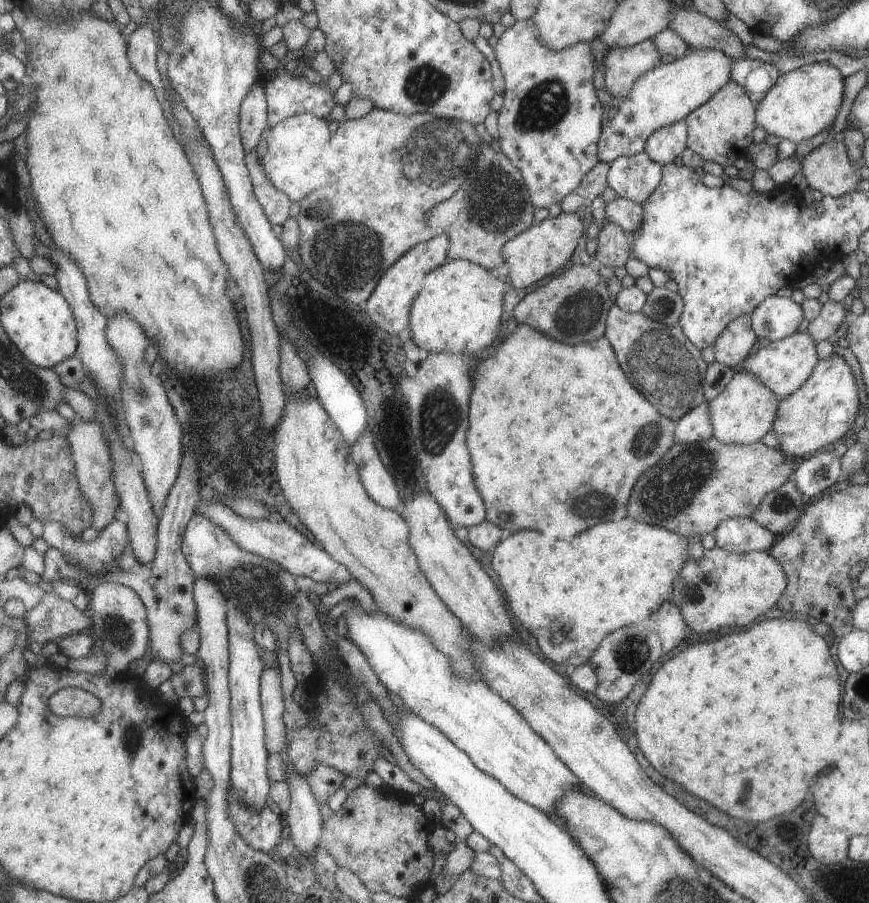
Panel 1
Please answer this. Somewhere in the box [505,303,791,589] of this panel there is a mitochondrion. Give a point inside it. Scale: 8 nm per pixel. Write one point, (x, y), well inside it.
(661, 359)

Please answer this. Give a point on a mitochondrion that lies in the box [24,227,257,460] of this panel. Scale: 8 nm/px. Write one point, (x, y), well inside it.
(212, 406)

